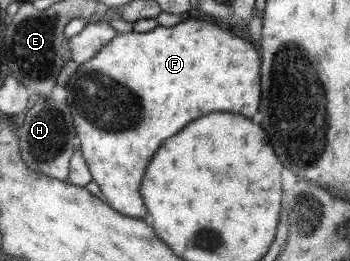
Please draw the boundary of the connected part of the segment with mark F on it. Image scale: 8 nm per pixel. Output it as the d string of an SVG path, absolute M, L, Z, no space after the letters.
M187 16L173 27L157 24L156 28L144 33L133 30L117 33L90 60L77 64L72 78L68 78L64 85L65 100L70 100L70 104L66 105L70 108L74 132L80 142L78 149L88 166L91 180L98 185L107 206L124 217L142 219L146 216L146 208L139 193L146 164L158 146L182 130L184 124L208 112L232 112L246 118L254 116L260 100L258 66L258 52L252 44L228 30L222 30L218 25Z

